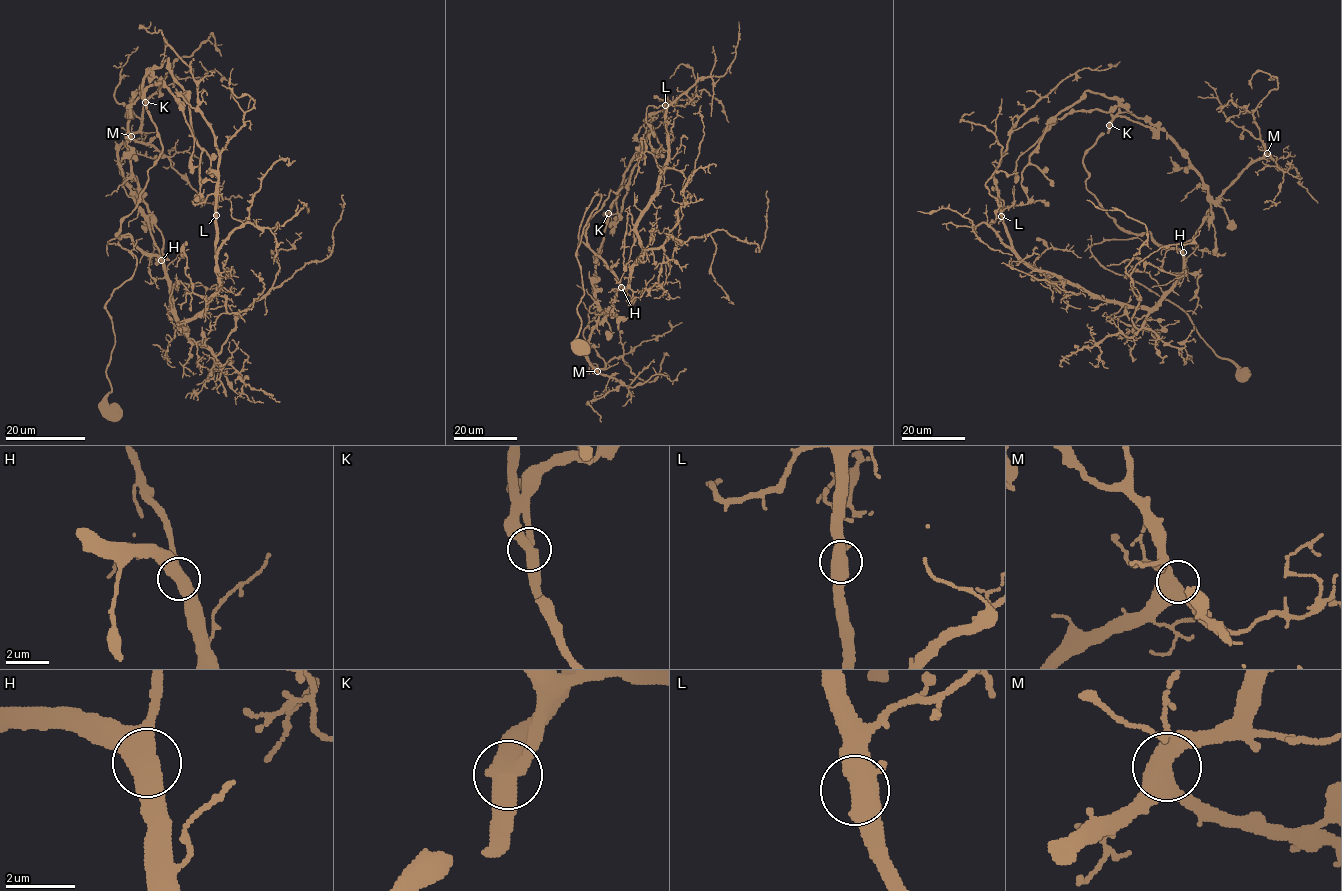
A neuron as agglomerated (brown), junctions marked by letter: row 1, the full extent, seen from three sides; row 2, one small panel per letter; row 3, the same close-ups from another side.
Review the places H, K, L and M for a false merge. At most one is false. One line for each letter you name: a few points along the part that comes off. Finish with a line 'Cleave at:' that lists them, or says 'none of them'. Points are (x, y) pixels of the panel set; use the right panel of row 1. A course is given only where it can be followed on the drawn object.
Cleave at: none of them

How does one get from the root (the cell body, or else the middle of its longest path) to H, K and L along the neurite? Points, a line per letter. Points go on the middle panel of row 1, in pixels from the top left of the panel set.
H: (579, 347), (577, 306), (583, 287), (576, 249), (600, 201), (597, 194), (584, 214), (579, 239), (621, 287)
K: (579, 347), (576, 249), (597, 194), (579, 239), (620, 287), (608, 315), (594, 294), (608, 213)
L: (579, 347), (576, 249), (600, 194), (579, 227), (626, 287), (642, 253), (636, 222), (667, 158), (665, 105)

